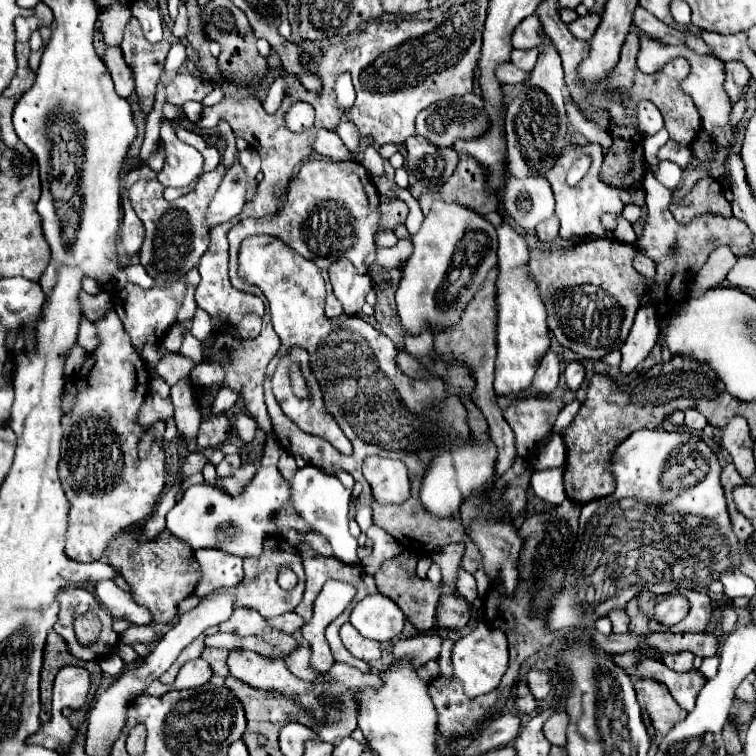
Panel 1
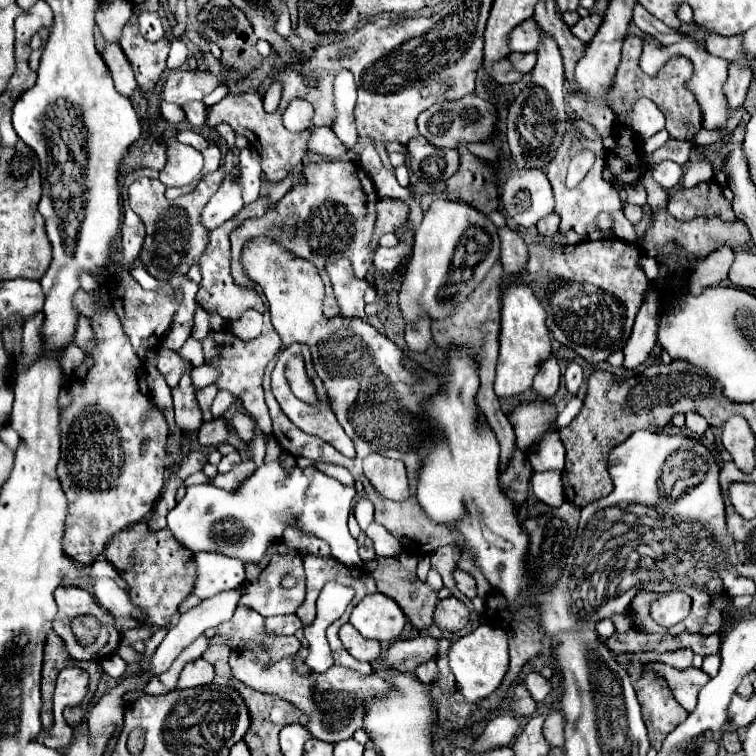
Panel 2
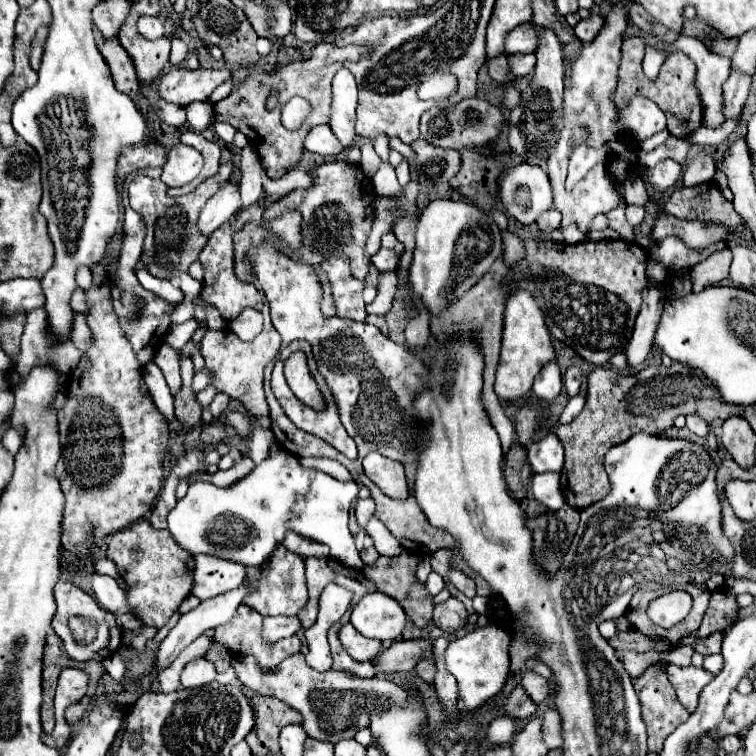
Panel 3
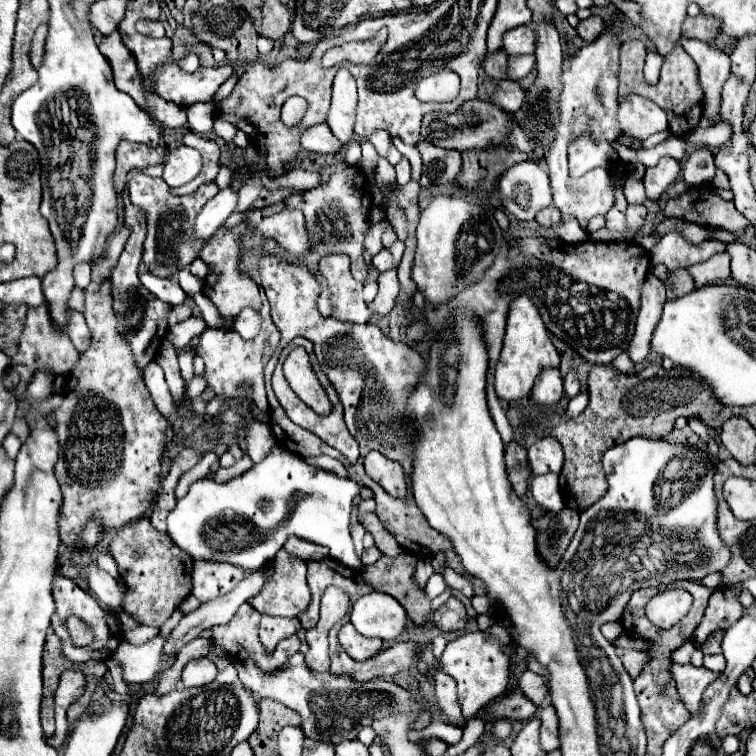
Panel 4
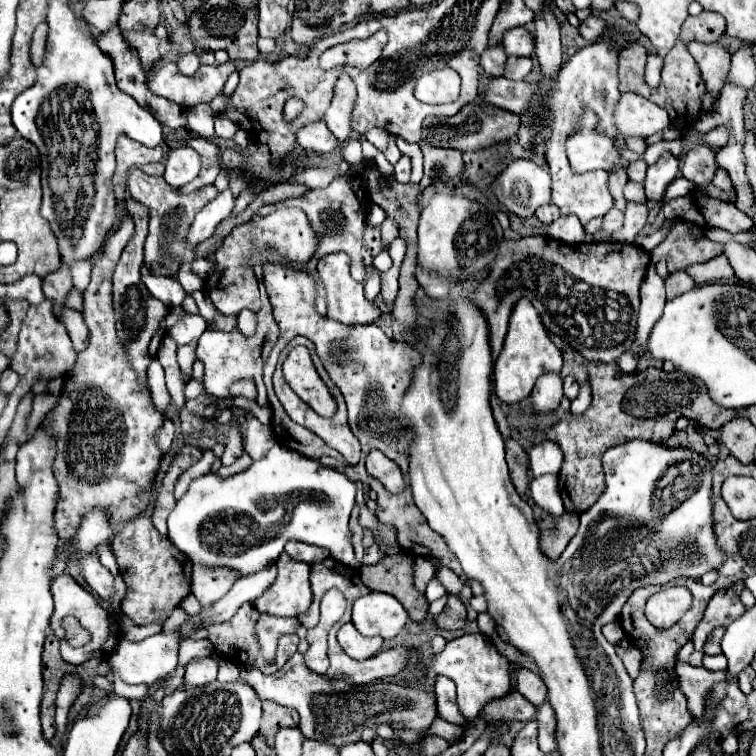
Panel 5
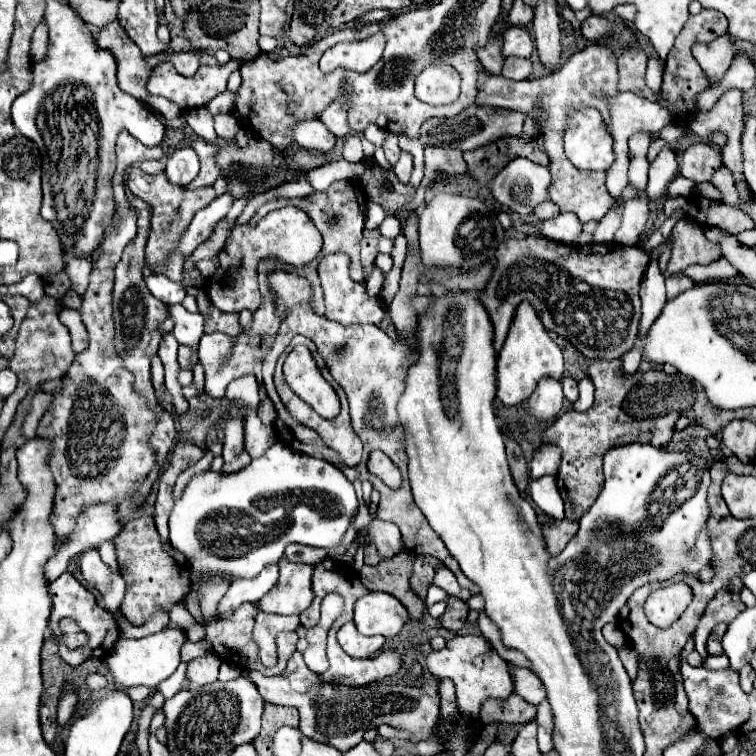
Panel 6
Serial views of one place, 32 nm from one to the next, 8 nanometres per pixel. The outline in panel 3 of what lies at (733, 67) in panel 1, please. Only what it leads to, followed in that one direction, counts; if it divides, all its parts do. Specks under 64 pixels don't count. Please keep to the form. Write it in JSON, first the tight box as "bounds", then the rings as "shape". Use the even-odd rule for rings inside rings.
{"bounds":[724,68,750,118],"shape":[[[734,68],[730,70],[730,78],[724,84],[724,116],[726,118],[740,118],[742,106],[748,98],[750,90],[750,76],[740,76]]]}

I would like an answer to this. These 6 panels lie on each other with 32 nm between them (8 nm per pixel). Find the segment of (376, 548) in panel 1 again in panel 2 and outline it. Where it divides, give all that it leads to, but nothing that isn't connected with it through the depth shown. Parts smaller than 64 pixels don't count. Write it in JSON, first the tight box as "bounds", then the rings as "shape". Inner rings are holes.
{"bounds":[364,522,402,572],"shape":[[[372,522],[372,524],[368,526],[366,536],[374,542],[374,552],[376,552],[374,560],[364,562],[366,570],[370,570],[370,572],[378,566],[378,560],[382,560],[382,558],[392,558],[392,556],[396,556],[396,554],[402,552],[402,544],[400,544],[392,534],[388,534],[388,530],[382,528],[378,522]]]}

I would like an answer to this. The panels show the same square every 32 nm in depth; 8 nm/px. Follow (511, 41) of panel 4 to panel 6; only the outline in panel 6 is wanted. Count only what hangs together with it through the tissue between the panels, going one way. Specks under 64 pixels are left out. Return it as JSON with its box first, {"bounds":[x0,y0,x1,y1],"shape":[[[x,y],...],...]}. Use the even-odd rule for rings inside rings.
{"bounds":[502,26,534,58],"shape":[[[512,26],[508,28],[504,34],[504,48],[502,48],[502,54],[508,58],[508,56],[520,56],[520,58],[530,58],[532,50],[534,50],[534,42],[530,38],[530,34],[520,28],[520,26]]]}

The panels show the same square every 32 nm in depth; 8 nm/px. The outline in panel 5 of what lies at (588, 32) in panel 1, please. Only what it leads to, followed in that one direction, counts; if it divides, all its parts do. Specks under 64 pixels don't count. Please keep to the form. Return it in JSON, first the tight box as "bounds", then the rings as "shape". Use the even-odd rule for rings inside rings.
{"bounds":[578,16,606,42],"shape":[[[590,16],[590,18],[586,18],[584,22],[580,22],[578,32],[580,32],[580,36],[582,36],[584,40],[596,42],[596,40],[602,36],[602,32],[606,32],[606,22],[604,22],[600,16]]]}

